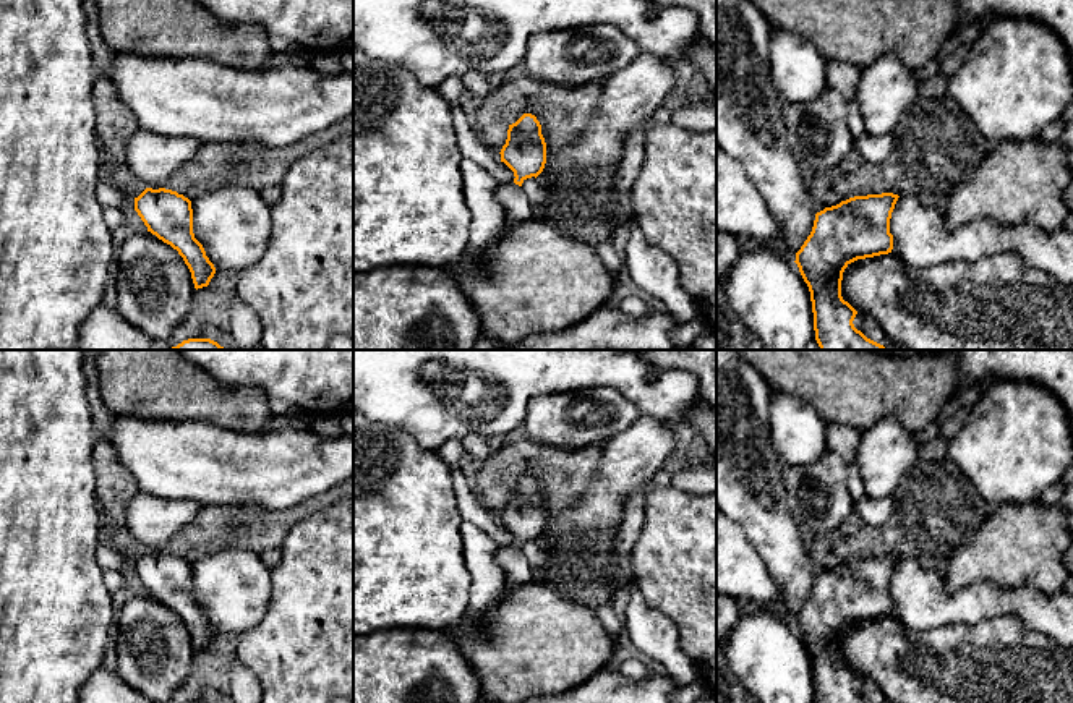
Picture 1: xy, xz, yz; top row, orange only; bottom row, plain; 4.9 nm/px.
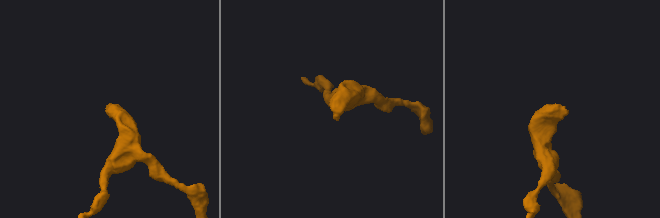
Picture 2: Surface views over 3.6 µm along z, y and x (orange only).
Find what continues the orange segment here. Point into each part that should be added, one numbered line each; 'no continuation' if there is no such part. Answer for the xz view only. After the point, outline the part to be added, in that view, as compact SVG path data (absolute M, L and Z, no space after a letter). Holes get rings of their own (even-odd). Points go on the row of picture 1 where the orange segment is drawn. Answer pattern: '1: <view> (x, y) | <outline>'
1: xz (516, 204) | M515 183L501 185L496 190L496 199L499 201L499 204L506 212L507 227L522 224L532 219L536 212L536 209L532 206L527 194L524 193L524 190Z

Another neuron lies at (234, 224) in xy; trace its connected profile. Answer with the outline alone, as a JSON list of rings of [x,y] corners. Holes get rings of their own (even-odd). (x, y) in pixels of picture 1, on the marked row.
[[[217,188],[191,201],[193,233],[216,271],[242,272],[261,259],[272,228],[259,190]]]

